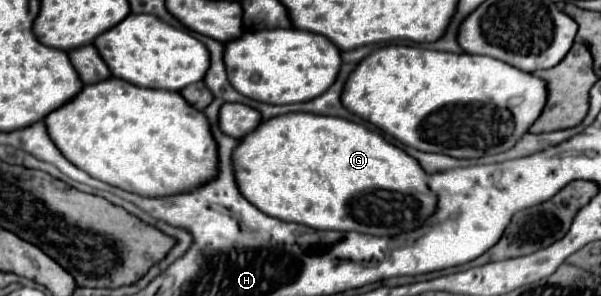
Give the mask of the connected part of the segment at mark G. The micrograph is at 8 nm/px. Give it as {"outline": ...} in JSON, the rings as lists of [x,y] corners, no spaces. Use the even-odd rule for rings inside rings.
{"outline":[[[294,113],[294,115],[280,115],[274,117],[270,121],[260,123],[260,127],[246,135],[240,145],[234,151],[234,169],[236,169],[236,179],[240,185],[242,195],[254,203],[258,209],[262,209],[266,215],[288,221],[288,223],[300,223],[312,229],[324,229],[324,231],[358,231],[358,233],[366,233],[366,235],[376,235],[376,237],[384,237],[384,235],[400,235],[400,233],[410,233],[418,227],[422,227],[422,223],[426,223],[426,219],[430,219],[430,215],[434,215],[436,211],[436,203],[438,197],[430,191],[426,179],[428,173],[422,171],[418,167],[418,161],[414,161],[406,151],[402,151],[400,147],[388,143],[382,135],[366,129],[364,125],[352,123],[348,119],[334,119],[334,117],[322,117],[322,115],[306,115],[306,113]]]}

